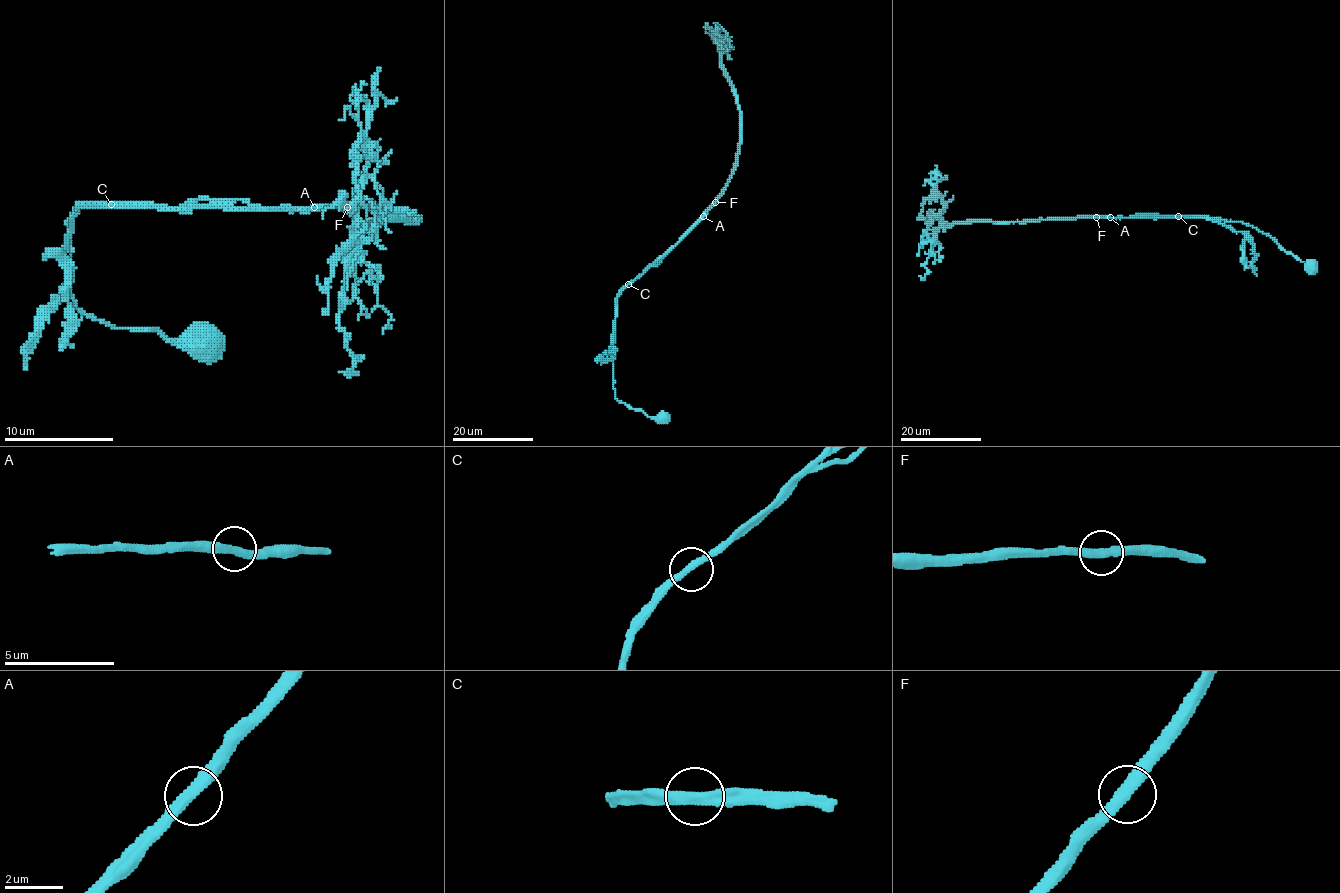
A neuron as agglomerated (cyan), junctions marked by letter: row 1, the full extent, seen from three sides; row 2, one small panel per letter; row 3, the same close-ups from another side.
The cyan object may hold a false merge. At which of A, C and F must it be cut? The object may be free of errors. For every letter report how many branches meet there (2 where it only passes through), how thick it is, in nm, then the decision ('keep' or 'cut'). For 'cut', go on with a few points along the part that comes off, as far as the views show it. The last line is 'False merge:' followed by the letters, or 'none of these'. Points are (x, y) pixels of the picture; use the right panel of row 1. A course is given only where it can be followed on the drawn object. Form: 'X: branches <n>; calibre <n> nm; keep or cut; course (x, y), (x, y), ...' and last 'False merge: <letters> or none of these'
A: branches 2; calibre 360 nm; keep
C: branches 2; calibre 360 nm; keep
F: branches 2; calibre 360 nm; keep
False merge: none of these

